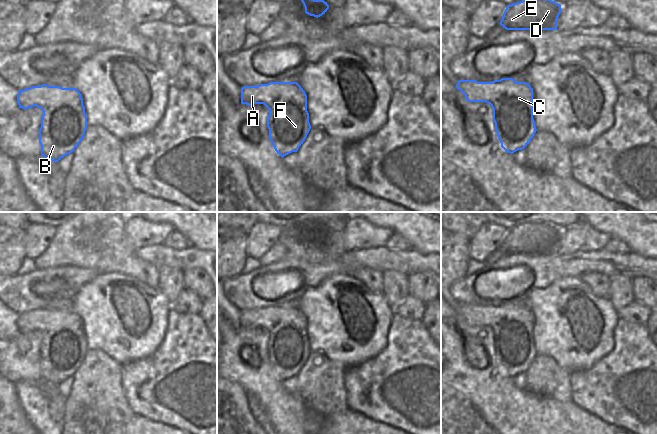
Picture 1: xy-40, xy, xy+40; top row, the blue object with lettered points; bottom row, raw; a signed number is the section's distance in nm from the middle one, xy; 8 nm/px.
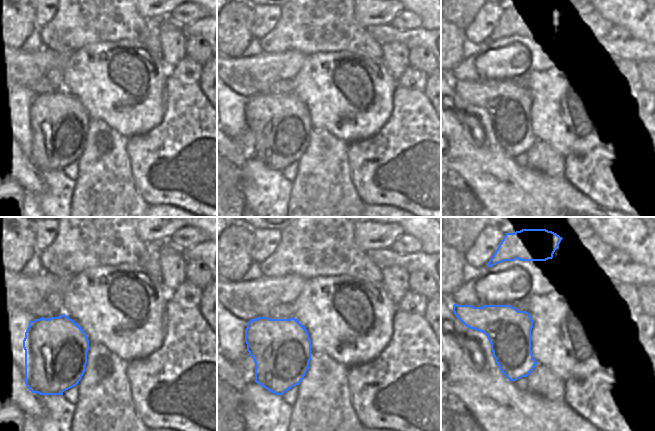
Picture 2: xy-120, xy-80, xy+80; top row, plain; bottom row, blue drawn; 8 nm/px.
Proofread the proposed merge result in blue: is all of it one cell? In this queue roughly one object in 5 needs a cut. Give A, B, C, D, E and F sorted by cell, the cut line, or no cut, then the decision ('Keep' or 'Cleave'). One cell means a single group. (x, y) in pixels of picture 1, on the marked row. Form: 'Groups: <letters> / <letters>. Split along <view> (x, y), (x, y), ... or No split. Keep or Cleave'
Groups: A B C D E F. No split. Keep

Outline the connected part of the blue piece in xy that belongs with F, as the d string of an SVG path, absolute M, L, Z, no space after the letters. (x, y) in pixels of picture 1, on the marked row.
M270 82L241 88L241 104L264 104L269 109L269 139L282 158L297 152L311 125L307 95L297 82Z

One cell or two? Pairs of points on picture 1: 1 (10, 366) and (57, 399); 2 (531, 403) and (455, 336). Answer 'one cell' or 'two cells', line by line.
1: one cell
2: one cell

